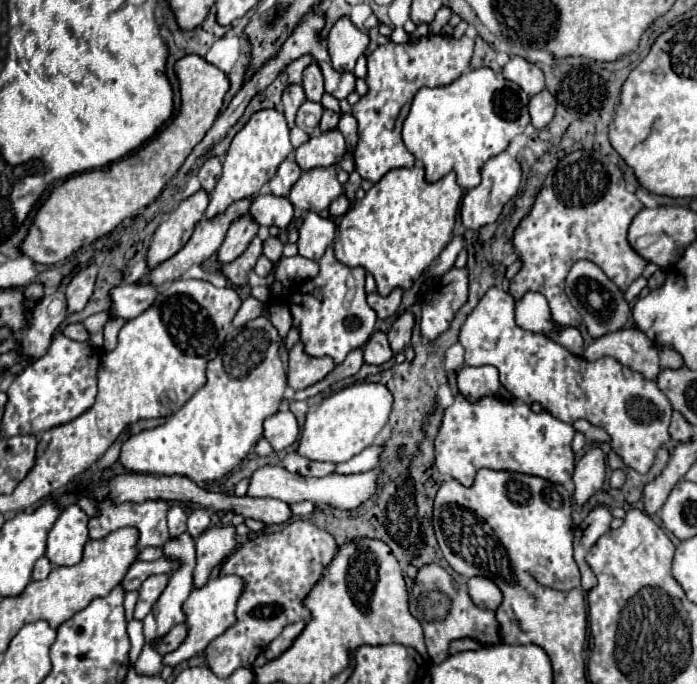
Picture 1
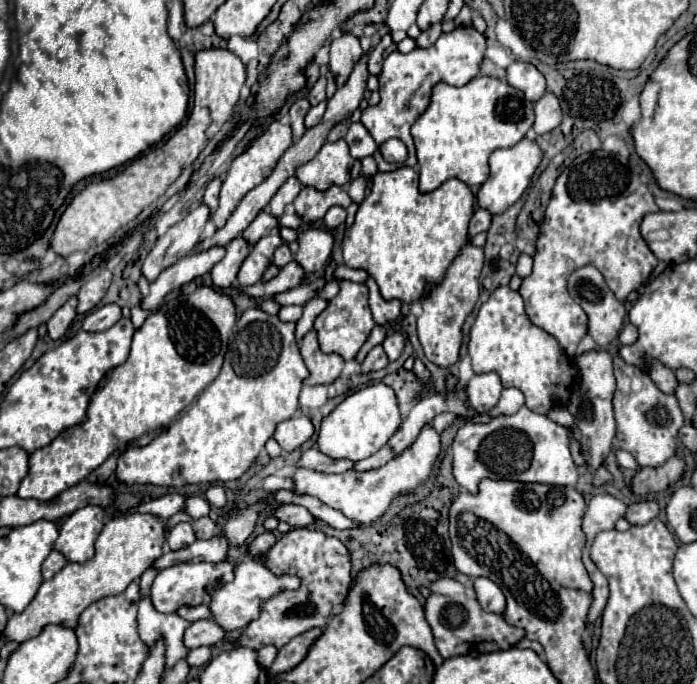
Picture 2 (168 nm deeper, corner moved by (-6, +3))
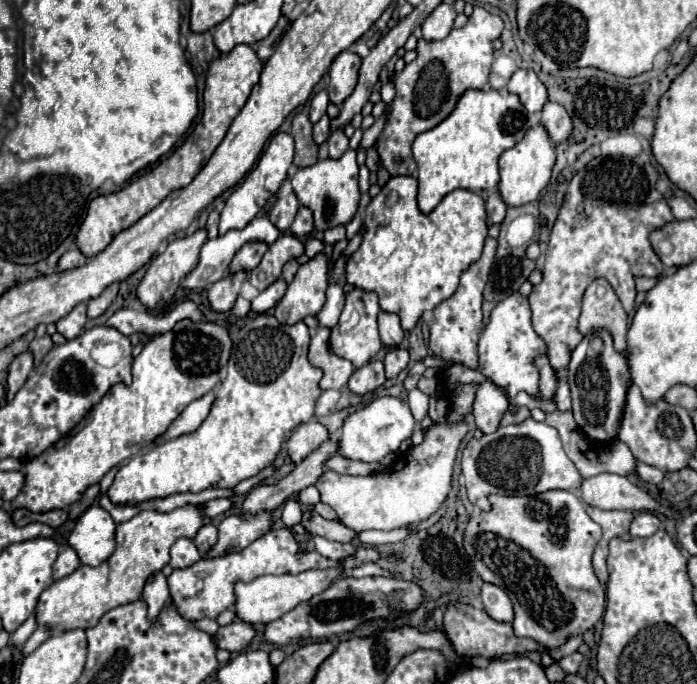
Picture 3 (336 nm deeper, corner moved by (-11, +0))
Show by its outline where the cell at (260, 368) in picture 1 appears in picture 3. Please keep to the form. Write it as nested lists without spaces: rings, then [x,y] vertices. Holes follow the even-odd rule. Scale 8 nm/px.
[[[256,315],[238,329],[232,341],[234,347],[228,361],[228,375],[216,389],[216,401],[210,415],[194,433],[170,439],[152,451],[134,455],[122,463],[106,493],[114,505],[140,505],[144,501],[162,499],[174,493],[200,493],[208,487],[236,487],[240,481],[254,477],[264,467],[272,465],[290,433],[314,417],[314,405],[320,397],[318,383],[322,379],[322,369],[310,365],[308,361],[310,335],[302,321],[290,327],[278,323],[274,315]]]

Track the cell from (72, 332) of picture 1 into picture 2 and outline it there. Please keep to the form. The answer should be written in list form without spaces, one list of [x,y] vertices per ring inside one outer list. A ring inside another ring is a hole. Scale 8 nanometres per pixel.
[[[107,304],[85,316],[83,330],[85,332],[103,332],[103,330],[111,328],[119,318],[121,318],[121,308],[117,304]]]

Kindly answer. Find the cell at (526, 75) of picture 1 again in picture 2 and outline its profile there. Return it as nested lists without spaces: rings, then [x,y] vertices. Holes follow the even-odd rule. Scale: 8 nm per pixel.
[[[513,62],[507,68],[507,82],[527,94],[529,100],[539,100],[545,90],[545,76],[531,62]]]

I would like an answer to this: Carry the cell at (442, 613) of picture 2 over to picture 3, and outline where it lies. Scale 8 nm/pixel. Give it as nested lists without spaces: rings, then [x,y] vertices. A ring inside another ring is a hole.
[[[452,603],[446,613],[444,613],[444,629],[448,639],[452,641],[456,653],[460,657],[476,657],[476,655],[484,655],[488,659],[496,657],[496,655],[512,655],[512,653],[524,653],[524,651],[540,651],[540,653],[548,653],[554,661],[560,661],[566,655],[572,655],[580,645],[582,645],[582,637],[570,637],[562,647],[556,649],[546,649],[544,645],[538,645],[532,639],[518,639],[512,631],[510,623],[498,623],[492,617],[486,615],[486,611],[474,609],[470,605],[456,605]]]

